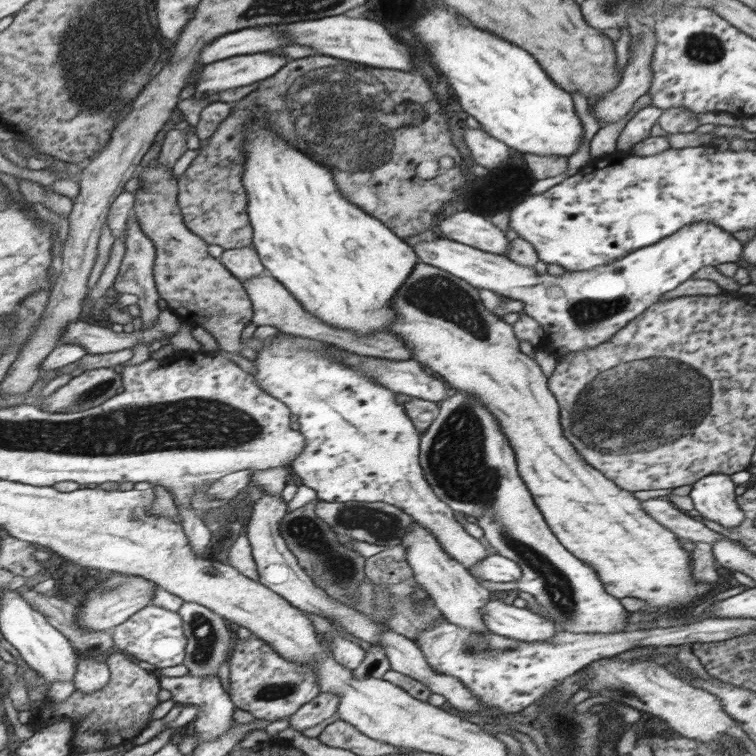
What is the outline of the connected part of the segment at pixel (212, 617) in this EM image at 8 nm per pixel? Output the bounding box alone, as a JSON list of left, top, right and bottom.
[177,601,235,677]

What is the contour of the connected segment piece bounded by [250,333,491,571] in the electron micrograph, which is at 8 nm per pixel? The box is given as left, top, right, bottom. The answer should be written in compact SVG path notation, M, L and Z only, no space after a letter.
M278 333L267 338L268 344L258 352L255 372L250 373L273 398L280 400L293 415L298 415L298 431L304 436L304 449L292 461L290 468L298 484L310 488L312 495L325 502L382 502L400 508L422 528L430 530L442 550L460 562L468 571L482 562L491 550L483 540L468 534L455 518L452 508L438 498L430 483L424 478L419 462L421 436L402 405L396 402L396 393L370 381L370 378L355 368L345 366L330 354L332 344L293 335Z

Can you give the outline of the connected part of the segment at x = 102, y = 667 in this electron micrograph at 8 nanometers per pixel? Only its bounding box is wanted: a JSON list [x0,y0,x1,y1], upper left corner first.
[72,658,111,694]

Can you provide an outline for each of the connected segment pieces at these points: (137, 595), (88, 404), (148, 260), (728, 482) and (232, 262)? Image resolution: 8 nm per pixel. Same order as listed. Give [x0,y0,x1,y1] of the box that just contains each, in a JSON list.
[[76,574,158,633],[36,368,121,412],[111,212,161,329],[689,474,745,528],[221,246,266,282]]

